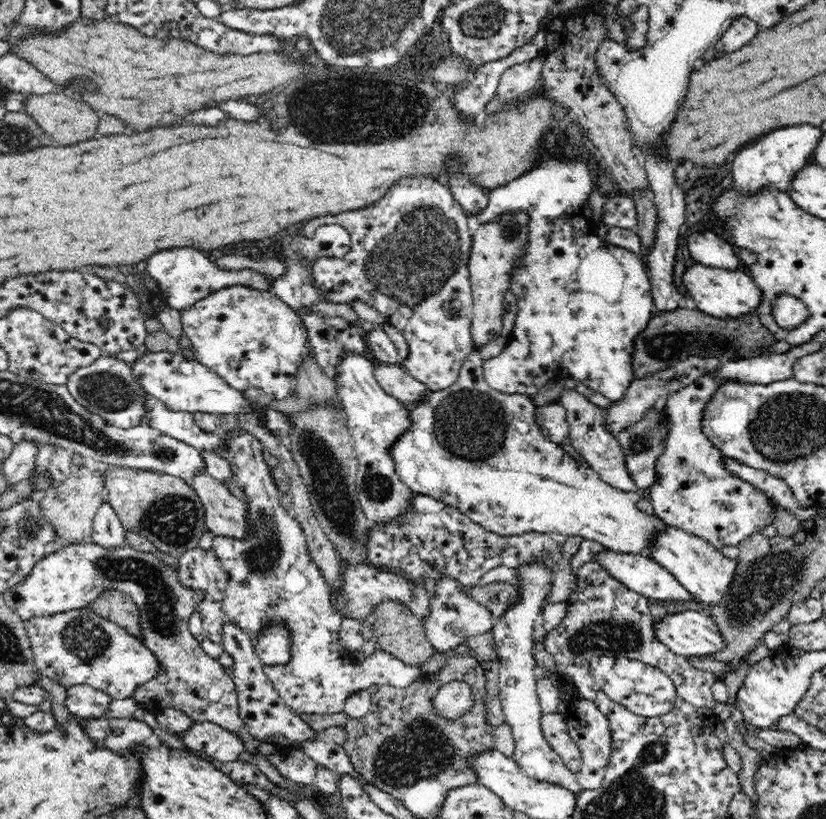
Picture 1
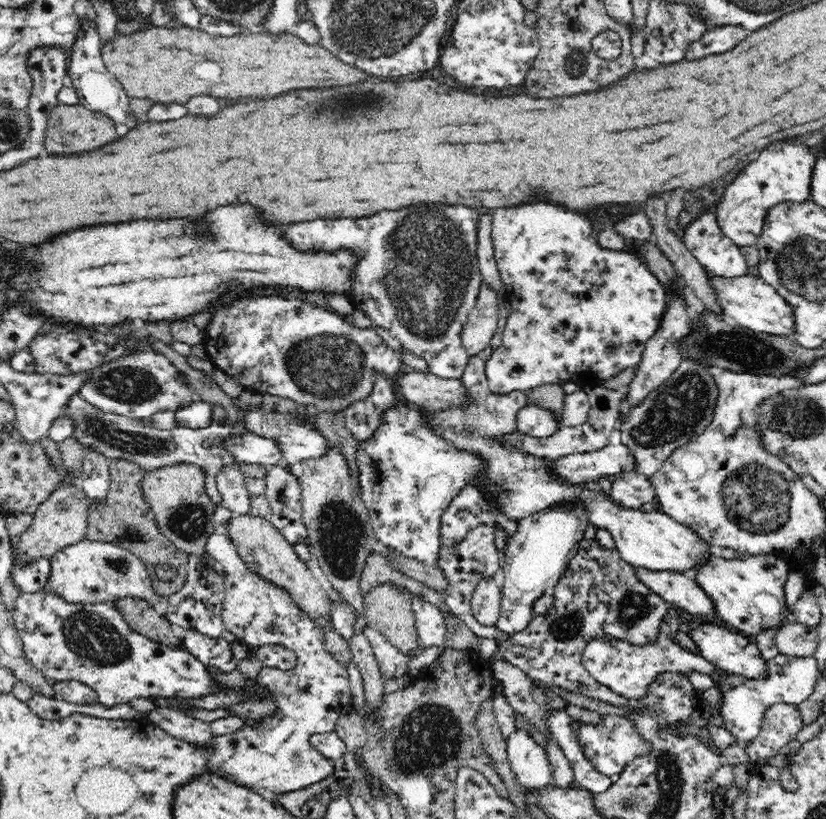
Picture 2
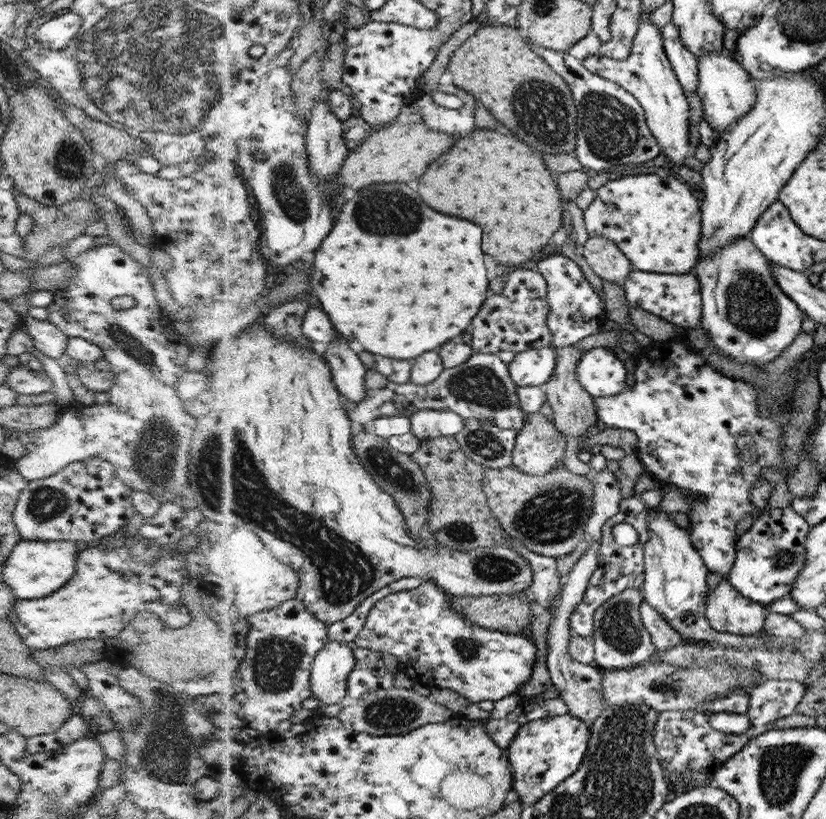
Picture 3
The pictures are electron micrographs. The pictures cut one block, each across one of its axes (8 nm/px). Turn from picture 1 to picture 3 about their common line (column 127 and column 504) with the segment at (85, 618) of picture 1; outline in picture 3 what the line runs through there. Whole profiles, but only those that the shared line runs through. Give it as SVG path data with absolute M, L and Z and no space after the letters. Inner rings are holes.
M426 581L414 590L390 594L388 598L380 600L372 609L355 647L372 648L382 654L394 654L401 669L416 682L430 689L450 688L468 698L471 703L479 703L482 700L492 700L495 703L518 693L520 686L529 680L532 674L537 650L534 641L522 634L490 630L470 623L466 615L452 605L448 592L432 581Z

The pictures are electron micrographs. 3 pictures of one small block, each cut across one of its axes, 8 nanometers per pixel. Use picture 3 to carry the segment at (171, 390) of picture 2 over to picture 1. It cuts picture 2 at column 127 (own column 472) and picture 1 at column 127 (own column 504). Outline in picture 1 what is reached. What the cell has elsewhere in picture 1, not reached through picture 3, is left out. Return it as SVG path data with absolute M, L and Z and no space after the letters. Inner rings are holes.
M104 354L91 366L80 368L70 374L65 386L80 406L100 415L106 424L128 428L139 425L144 414L148 412L148 406L144 403L146 387L141 386L133 376L133 364Z

